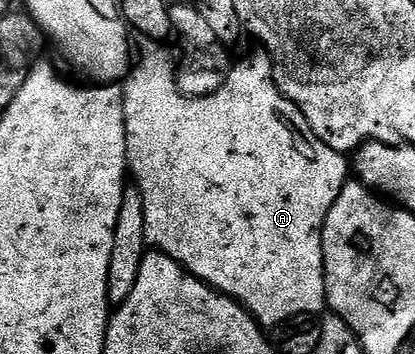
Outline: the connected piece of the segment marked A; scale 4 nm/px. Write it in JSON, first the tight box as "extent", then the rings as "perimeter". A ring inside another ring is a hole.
{"extent":[123,41,350,329],"perimeter":[[[140,41],[140,44],[135,44],[134,47],[134,66],[131,68],[130,74],[123,84],[124,88],[124,120],[126,121],[126,153],[128,154],[128,170],[131,178],[136,178],[135,186],[138,188],[140,196],[142,197],[142,205],[146,209],[146,244],[149,248],[162,252],[163,255],[168,255],[176,262],[177,265],[183,267],[184,270],[189,271],[196,279],[201,279],[206,286],[220,291],[223,295],[228,295],[231,299],[235,299],[244,308],[256,318],[257,323],[264,329],[275,329],[281,323],[285,323],[288,319],[297,319],[299,315],[307,315],[309,317],[319,316],[320,310],[325,310],[328,301],[328,290],[326,289],[326,281],[324,280],[324,254],[322,253],[322,229],[326,217],[330,213],[330,209],[334,205],[334,201],[338,201],[338,193],[342,193],[344,184],[350,179],[350,163],[348,163],[341,152],[330,149],[330,145],[326,145],[314,133],[314,129],[310,129],[310,121],[306,121],[306,117],[302,117],[302,113],[298,109],[298,105],[294,105],[294,101],[290,101],[280,91],[280,86],[276,84],[276,71],[272,58],[263,50],[255,49],[236,68],[232,71],[232,76],[228,79],[228,84],[217,86],[214,93],[205,93],[199,97],[194,95],[186,95],[183,90],[178,89],[178,79],[176,83],[176,71],[172,67],[168,67],[168,55],[163,51],[161,44],[156,41]]]}

